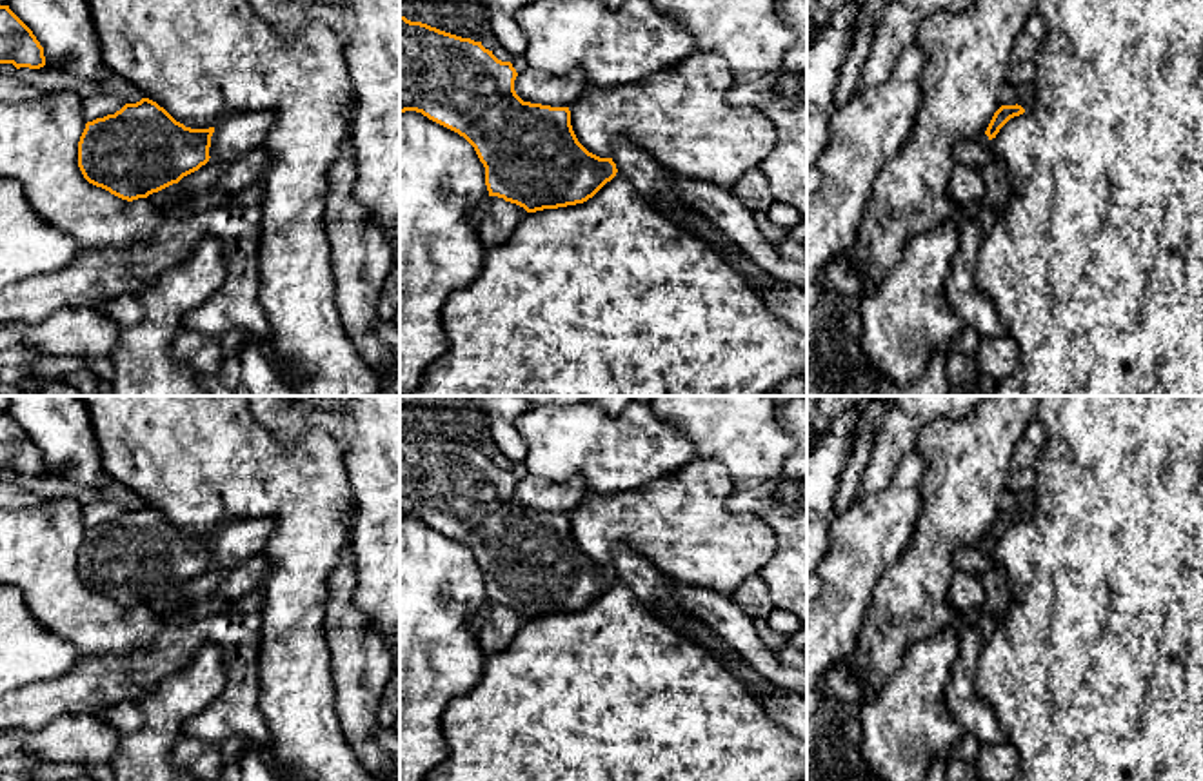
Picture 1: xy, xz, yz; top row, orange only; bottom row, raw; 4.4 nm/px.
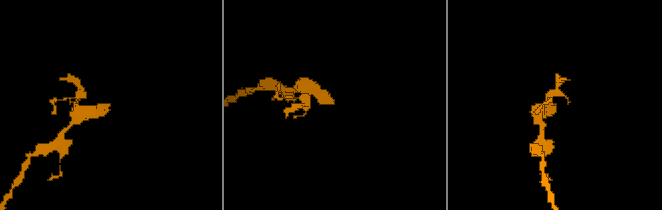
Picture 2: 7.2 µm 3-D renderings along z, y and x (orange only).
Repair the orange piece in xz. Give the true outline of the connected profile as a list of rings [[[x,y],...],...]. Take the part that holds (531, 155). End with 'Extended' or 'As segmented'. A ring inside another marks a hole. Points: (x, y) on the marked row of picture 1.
[[[400,15],[400,113],[416,111],[429,120],[458,133],[476,151],[485,167],[489,196],[523,207],[527,213],[583,203],[616,174],[627,176],[651,203],[676,205],[681,214],[698,214],[689,207],[676,180],[654,156],[627,138],[614,138],[609,158],[589,153],[576,138],[569,107],[523,102],[514,91],[518,73],[511,62],[498,60],[482,42],[462,38]]]. Extended

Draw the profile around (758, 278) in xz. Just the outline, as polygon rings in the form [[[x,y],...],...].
[[[745,260],[743,276],[756,291],[767,289],[774,280],[760,269],[752,260]]]

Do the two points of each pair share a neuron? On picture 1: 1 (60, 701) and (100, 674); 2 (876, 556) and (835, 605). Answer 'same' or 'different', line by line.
1: same
2: same

